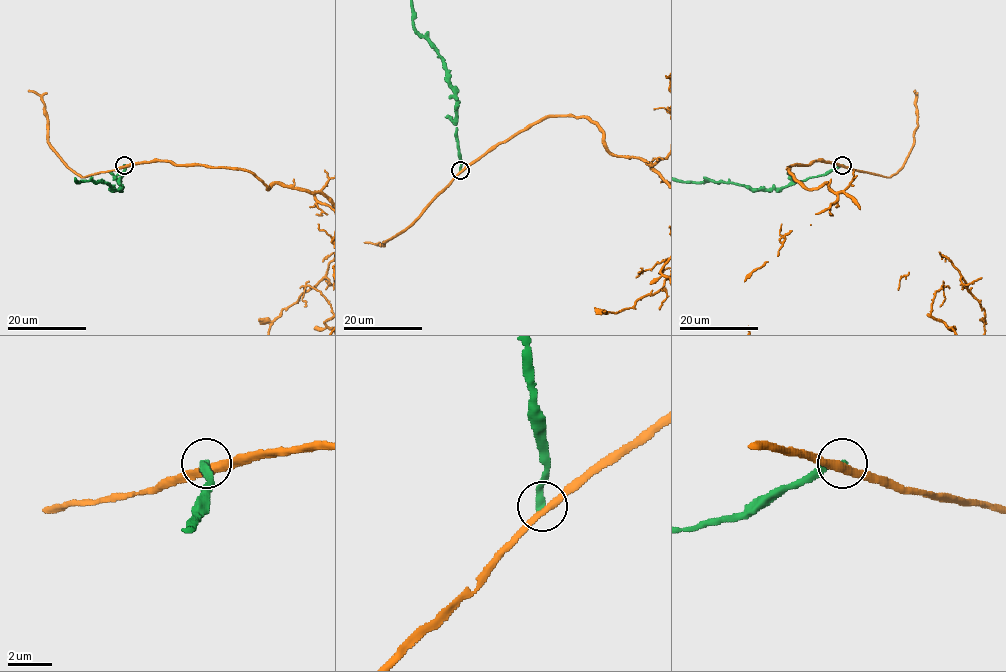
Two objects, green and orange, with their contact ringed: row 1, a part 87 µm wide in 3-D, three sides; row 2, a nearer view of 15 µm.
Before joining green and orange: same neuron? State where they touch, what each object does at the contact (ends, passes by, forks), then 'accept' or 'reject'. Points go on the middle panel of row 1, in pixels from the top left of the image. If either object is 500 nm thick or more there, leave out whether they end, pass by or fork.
(460, 170) | green ends | orange passes by | reject

